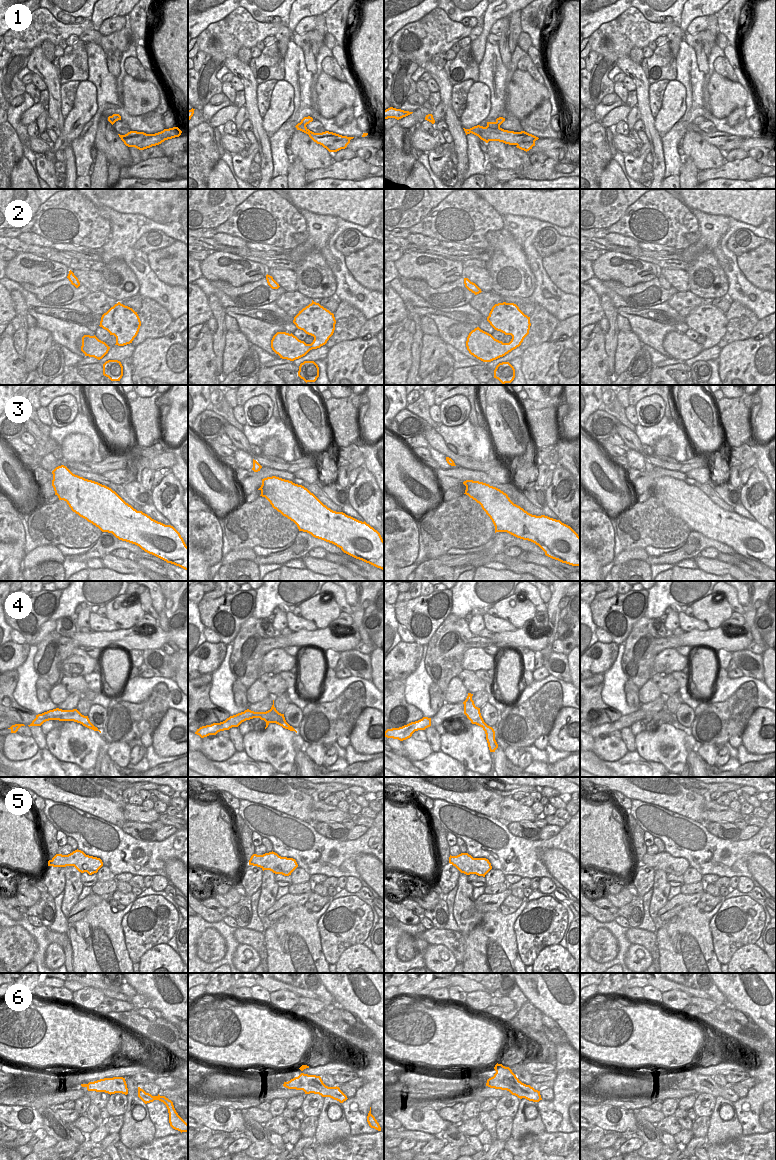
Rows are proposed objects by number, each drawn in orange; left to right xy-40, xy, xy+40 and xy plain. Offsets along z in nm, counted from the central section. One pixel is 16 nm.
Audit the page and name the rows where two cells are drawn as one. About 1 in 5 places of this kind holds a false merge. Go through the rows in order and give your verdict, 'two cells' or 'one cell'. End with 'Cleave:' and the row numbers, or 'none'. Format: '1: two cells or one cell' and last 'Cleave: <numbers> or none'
1: one cell
2: one cell
3: one cell
4: two cells
5: one cell
6: one cell
Cleave: 4

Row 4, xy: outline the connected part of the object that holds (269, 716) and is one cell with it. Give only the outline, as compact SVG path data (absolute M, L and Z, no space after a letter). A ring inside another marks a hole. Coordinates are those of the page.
M247 709L244 712L230 716L223 722L202 726L197 729L195 734L199 735L201 738L207 737L209 735L216 735L220 731L229 730L232 727L238 727L242 722L253 718L260 718L261 720L264 720L266 722L265 729L270 723L276 723L285 729L295 731L297 733L297 731L292 726L290 726L286 720L283 720L280 715L276 714L271 709L266 712L254 712Z

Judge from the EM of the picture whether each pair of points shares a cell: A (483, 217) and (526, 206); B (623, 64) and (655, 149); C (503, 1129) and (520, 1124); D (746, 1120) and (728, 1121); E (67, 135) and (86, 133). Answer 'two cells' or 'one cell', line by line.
A: two cells
B: one cell
C: two cells
D: two cells
E: two cells

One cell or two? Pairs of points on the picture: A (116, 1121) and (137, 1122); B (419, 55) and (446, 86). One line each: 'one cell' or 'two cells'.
A: two cells
B: two cells

